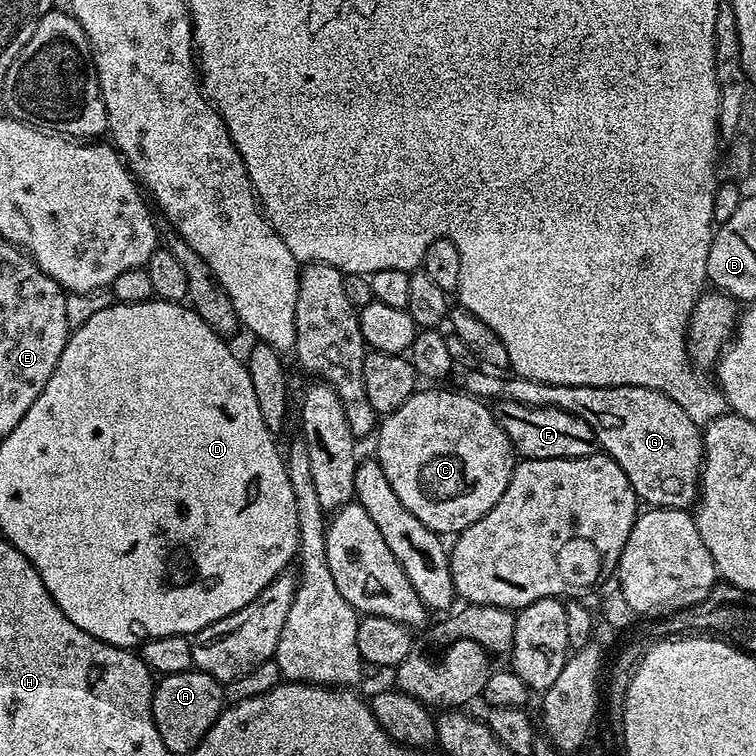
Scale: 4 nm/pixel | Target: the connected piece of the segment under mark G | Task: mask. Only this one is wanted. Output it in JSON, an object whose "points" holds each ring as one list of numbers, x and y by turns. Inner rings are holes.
{"points":[[468,370,463,373,463,391,468,395,477,397,485,402,499,402,513,400,519,404,525,404,531,408,557,408,566,410,575,416,581,416,594,430,596,443,618,466,622,466,622,474,630,478,630,486,636,492,645,505,654,508,682,508,691,509,697,503,702,483,702,465,704,463,704,437,701,425,696,424,666,394,658,390,650,390,642,386,618,386,617,388,595,388,594,386,576,386,567,384,547,384,546,382,534,382,522,378,519,374,512,374,507,380,504,374,497,374,492,370]]}

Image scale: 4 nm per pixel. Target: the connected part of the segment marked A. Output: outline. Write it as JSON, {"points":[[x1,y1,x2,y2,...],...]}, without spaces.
{"points":[[195,670,170,673,160,681,152,689,152,717,158,726,158,734,162,734,162,742,166,742,173,754,186,754,202,742,210,726,214,726,224,711,224,684,210,674]]}

